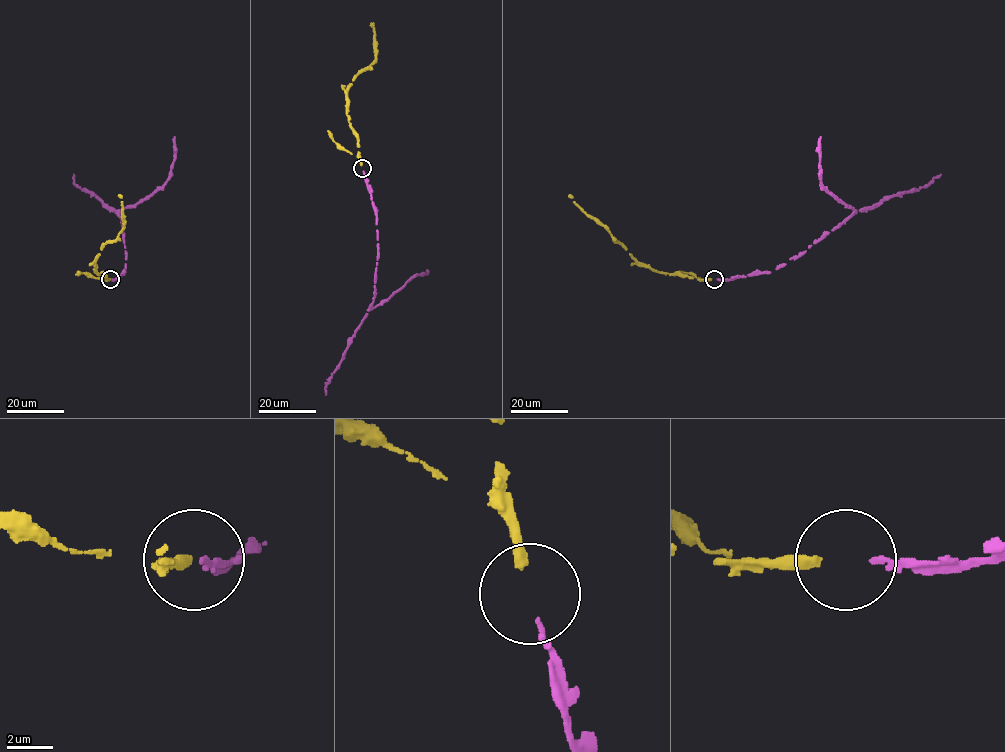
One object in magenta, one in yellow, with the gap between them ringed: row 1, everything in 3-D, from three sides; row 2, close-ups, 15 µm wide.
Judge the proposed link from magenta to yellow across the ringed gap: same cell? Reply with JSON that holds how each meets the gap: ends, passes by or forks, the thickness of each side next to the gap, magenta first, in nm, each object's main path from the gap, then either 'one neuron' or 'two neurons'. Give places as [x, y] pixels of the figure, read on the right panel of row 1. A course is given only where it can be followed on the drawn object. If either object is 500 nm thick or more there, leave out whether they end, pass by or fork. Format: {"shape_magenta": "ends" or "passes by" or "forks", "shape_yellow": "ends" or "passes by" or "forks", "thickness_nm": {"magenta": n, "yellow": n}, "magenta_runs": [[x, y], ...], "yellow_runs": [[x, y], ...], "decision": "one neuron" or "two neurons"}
{"shape_magenta": "ends", "shape_yellow": "ends", "thickness_nm": {"magenta": 240, "yellow": 400}, "magenta_runs": [[717, 279], [777, 269], [801, 256], [856, 210], [867, 209], [898, 193], [926, 187], [941, 174]], "yellow_runs": [[711, 278], [691, 278], [642, 266], [568, 195]], "decision": "one neuron"}

